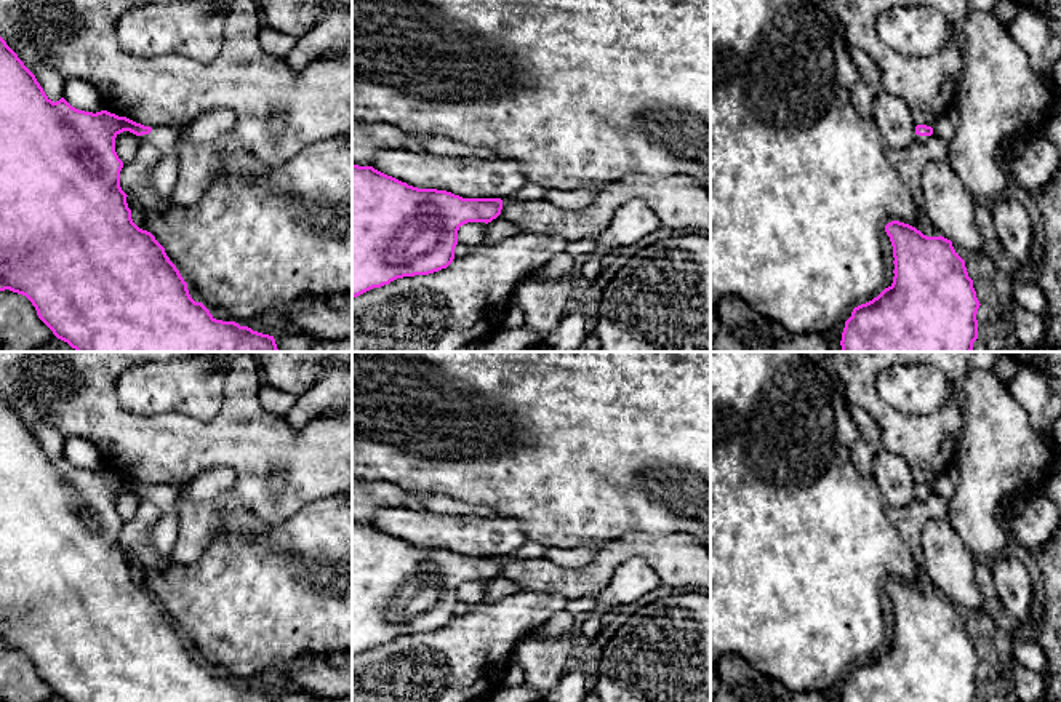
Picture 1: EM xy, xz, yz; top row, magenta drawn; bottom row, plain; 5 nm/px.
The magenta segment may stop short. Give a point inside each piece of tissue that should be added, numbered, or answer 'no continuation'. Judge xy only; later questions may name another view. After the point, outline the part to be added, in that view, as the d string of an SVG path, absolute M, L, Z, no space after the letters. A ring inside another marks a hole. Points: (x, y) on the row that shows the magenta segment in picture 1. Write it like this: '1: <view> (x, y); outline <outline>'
1: xy (164, 138); outline M150 126L152 131L149 134L142 134L141 138L146 142L154 144L162 157L173 154L176 149L179 130L176 126Z

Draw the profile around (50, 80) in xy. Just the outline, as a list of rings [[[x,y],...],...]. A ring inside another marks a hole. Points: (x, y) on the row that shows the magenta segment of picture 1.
[[[38,66],[37,70],[34,72],[37,82],[43,88],[45,94],[48,99],[53,102],[59,101],[62,98],[62,78],[58,72],[54,72],[48,66]]]

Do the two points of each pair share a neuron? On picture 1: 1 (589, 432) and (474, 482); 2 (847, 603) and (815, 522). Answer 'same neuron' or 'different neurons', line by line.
1: same neuron
2: same neuron

